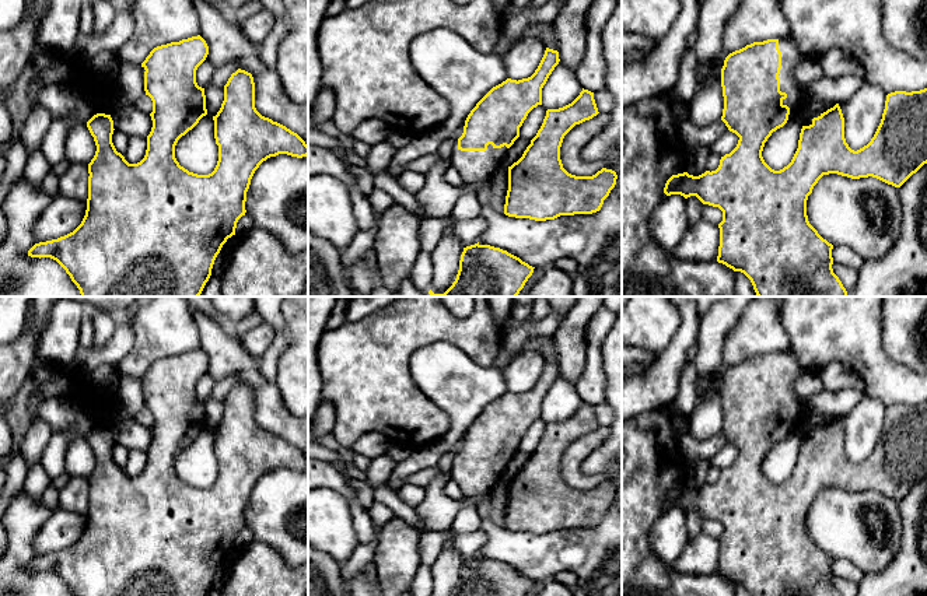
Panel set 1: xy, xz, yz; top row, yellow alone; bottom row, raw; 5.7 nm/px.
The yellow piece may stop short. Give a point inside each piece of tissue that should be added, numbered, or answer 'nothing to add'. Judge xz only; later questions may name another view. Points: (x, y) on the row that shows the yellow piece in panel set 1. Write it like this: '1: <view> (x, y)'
1: xz (472, 165)

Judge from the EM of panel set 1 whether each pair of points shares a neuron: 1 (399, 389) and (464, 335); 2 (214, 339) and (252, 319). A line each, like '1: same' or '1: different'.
1: same
2: different

